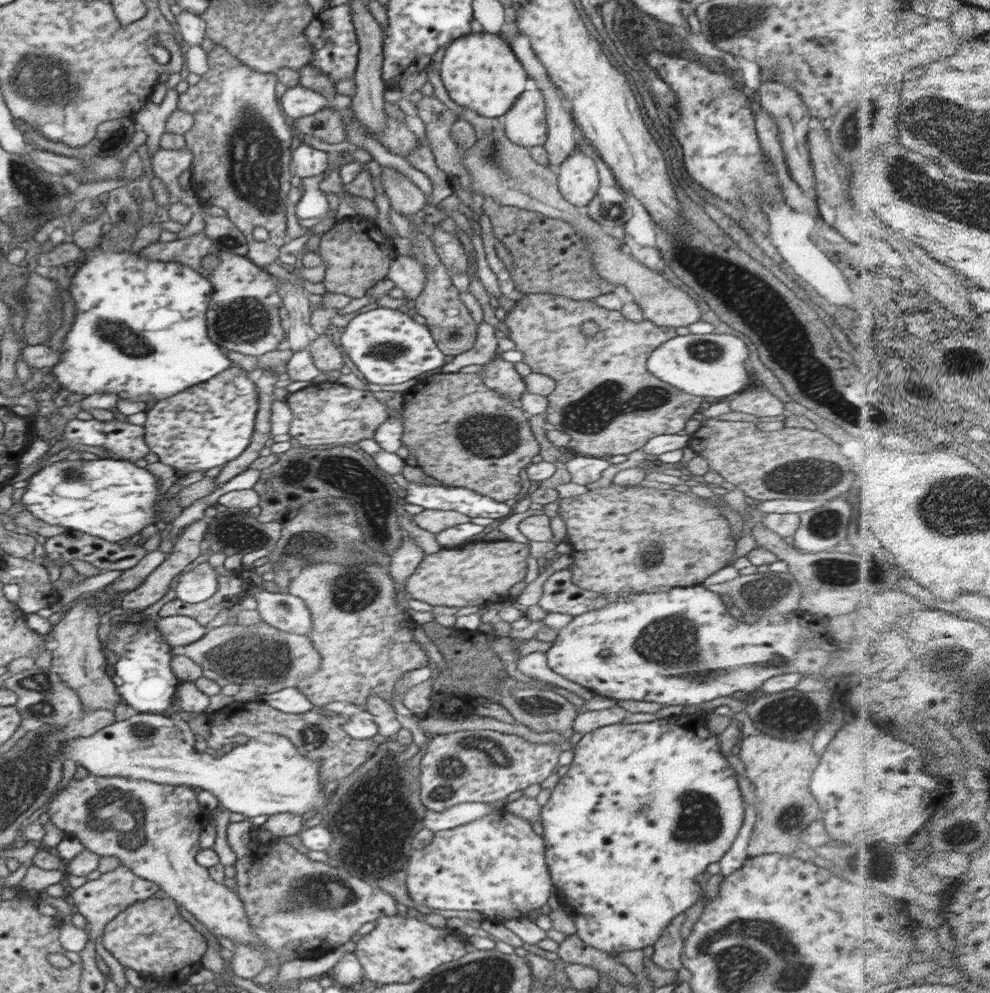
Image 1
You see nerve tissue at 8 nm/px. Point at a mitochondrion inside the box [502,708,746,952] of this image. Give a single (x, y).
(701, 821)

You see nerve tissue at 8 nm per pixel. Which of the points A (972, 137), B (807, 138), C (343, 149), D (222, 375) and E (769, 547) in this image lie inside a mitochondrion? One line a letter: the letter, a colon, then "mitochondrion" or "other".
A: mitochondrion
B: other
C: other
D: other
E: other

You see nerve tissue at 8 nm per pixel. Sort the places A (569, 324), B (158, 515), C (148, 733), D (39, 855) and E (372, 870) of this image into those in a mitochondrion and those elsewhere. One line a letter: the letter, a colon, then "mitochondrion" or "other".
A: other
B: other
C: mitochondrion
D: other
E: mitochondrion

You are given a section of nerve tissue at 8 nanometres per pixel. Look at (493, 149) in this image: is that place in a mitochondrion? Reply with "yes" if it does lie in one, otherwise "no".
yes

